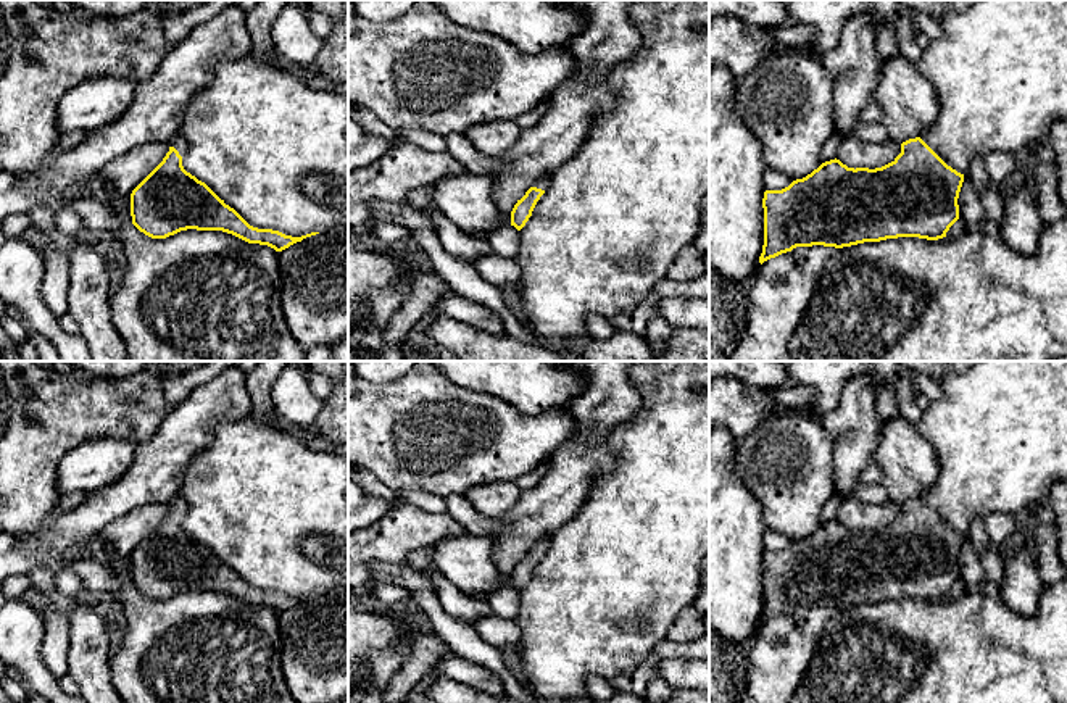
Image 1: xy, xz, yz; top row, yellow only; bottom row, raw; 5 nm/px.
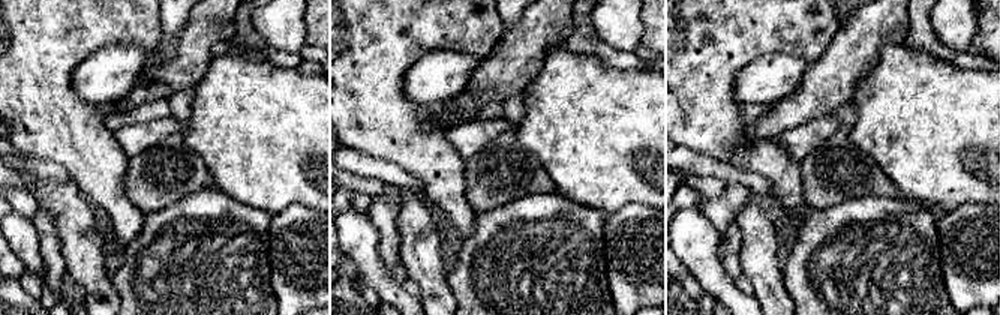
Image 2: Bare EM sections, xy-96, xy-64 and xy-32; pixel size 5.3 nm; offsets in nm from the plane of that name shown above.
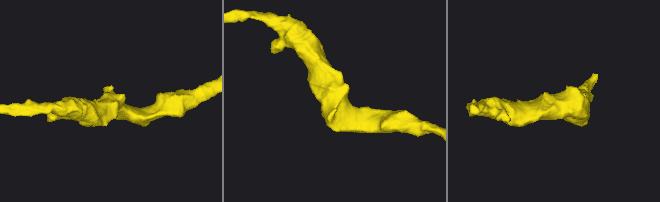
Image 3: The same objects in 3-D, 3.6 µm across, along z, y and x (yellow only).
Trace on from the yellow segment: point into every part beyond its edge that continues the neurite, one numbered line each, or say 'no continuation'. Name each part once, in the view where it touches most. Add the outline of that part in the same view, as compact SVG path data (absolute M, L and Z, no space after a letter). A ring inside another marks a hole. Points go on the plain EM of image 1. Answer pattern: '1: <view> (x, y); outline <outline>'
1: xy (178, 503); outline M177 495L171 500L169 508L174 508L179 513L179 516L184 519L189 506L187 501Z

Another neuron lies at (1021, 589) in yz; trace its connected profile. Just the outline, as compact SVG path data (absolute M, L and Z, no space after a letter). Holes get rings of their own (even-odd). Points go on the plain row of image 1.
M1027 548L1006 553L999 587L999 598L1006 606L1020 616L1036 614L1043 587L1038 561Z

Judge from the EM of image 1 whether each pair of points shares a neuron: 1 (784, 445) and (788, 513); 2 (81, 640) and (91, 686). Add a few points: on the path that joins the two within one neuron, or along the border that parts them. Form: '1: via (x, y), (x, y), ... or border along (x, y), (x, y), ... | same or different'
1: via (787, 461), (788, 497) | same
2: via (84, 652), (91, 674) | same

